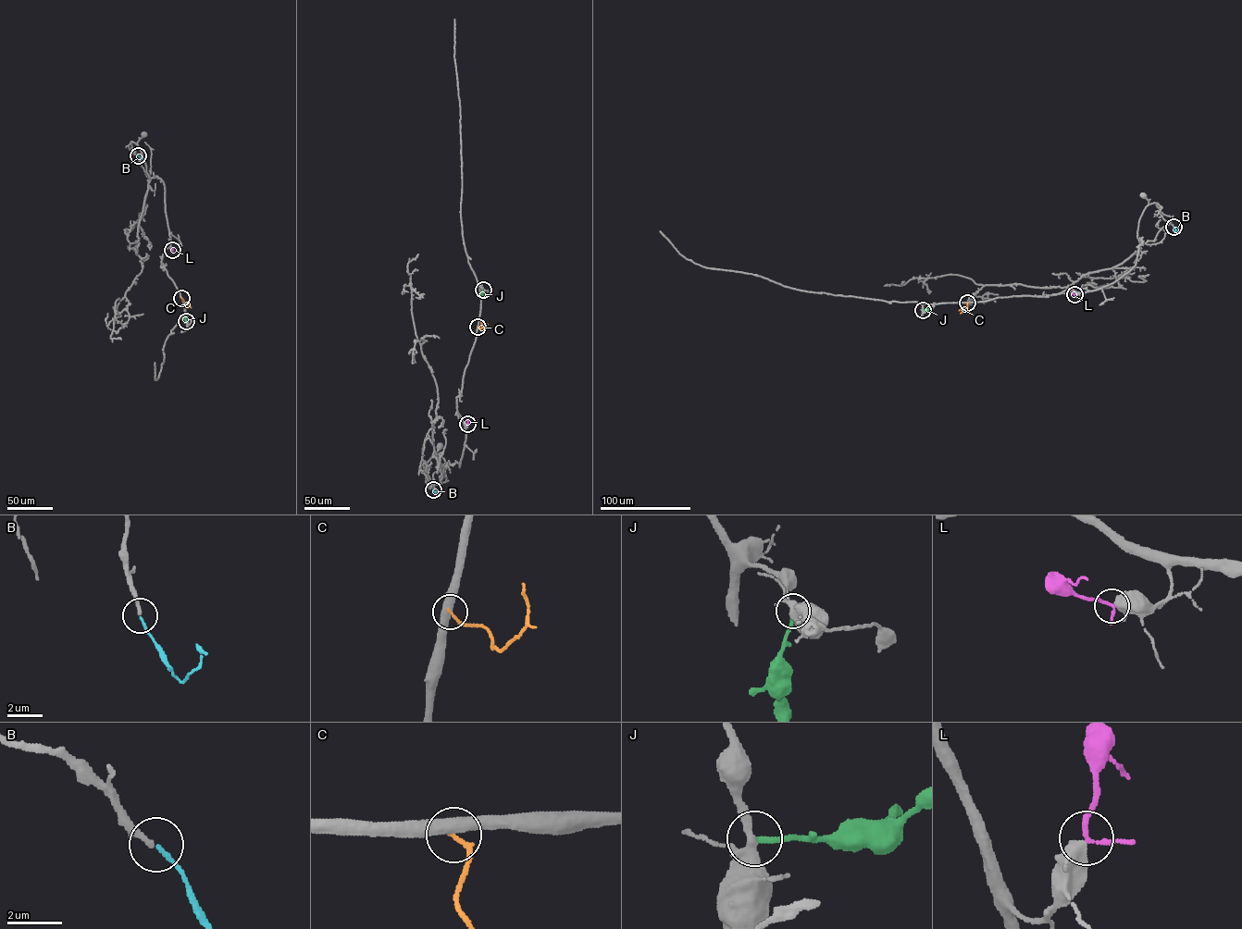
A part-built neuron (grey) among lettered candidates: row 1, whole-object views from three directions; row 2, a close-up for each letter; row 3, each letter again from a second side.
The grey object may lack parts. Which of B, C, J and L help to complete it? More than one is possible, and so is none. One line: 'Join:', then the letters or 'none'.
Join: B, L

